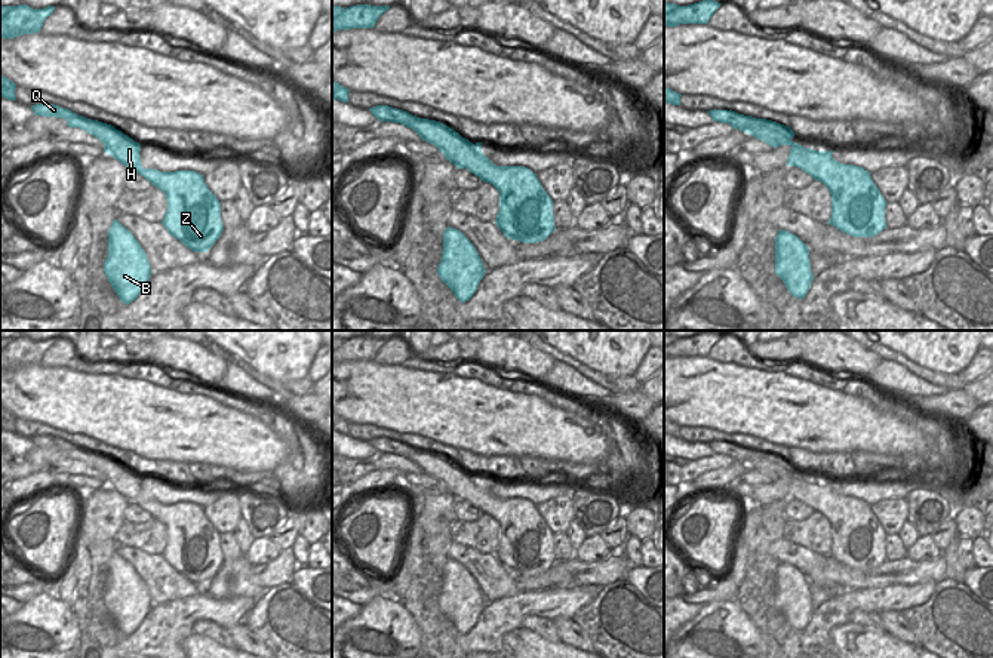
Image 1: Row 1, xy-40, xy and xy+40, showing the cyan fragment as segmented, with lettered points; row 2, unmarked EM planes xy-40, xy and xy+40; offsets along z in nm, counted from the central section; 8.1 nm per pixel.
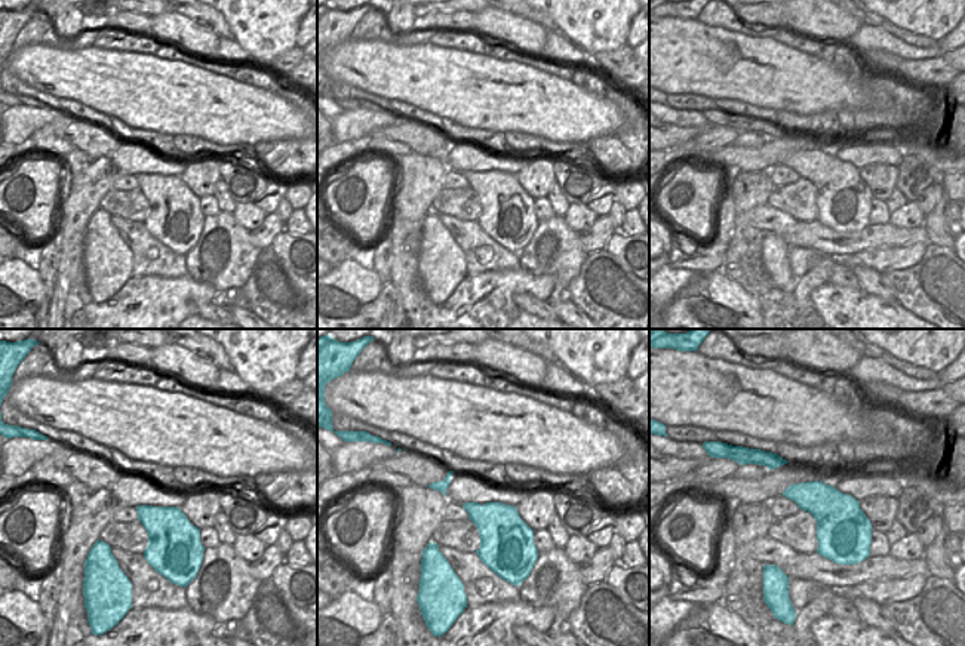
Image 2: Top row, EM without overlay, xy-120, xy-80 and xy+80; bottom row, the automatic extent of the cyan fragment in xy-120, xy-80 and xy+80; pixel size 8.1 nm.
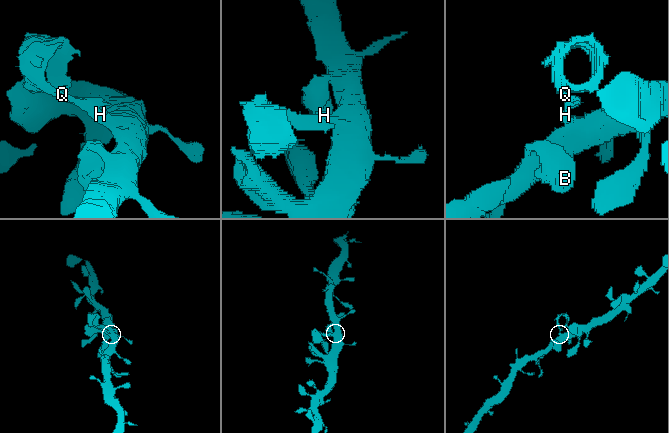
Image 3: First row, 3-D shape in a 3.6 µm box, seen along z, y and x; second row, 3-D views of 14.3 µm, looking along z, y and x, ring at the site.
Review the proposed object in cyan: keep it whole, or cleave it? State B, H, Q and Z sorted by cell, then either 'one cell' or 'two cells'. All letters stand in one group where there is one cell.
B Z / H Q; two cells

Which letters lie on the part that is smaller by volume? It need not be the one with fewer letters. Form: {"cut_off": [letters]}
{"cut_off": ["H", "Q"]}

